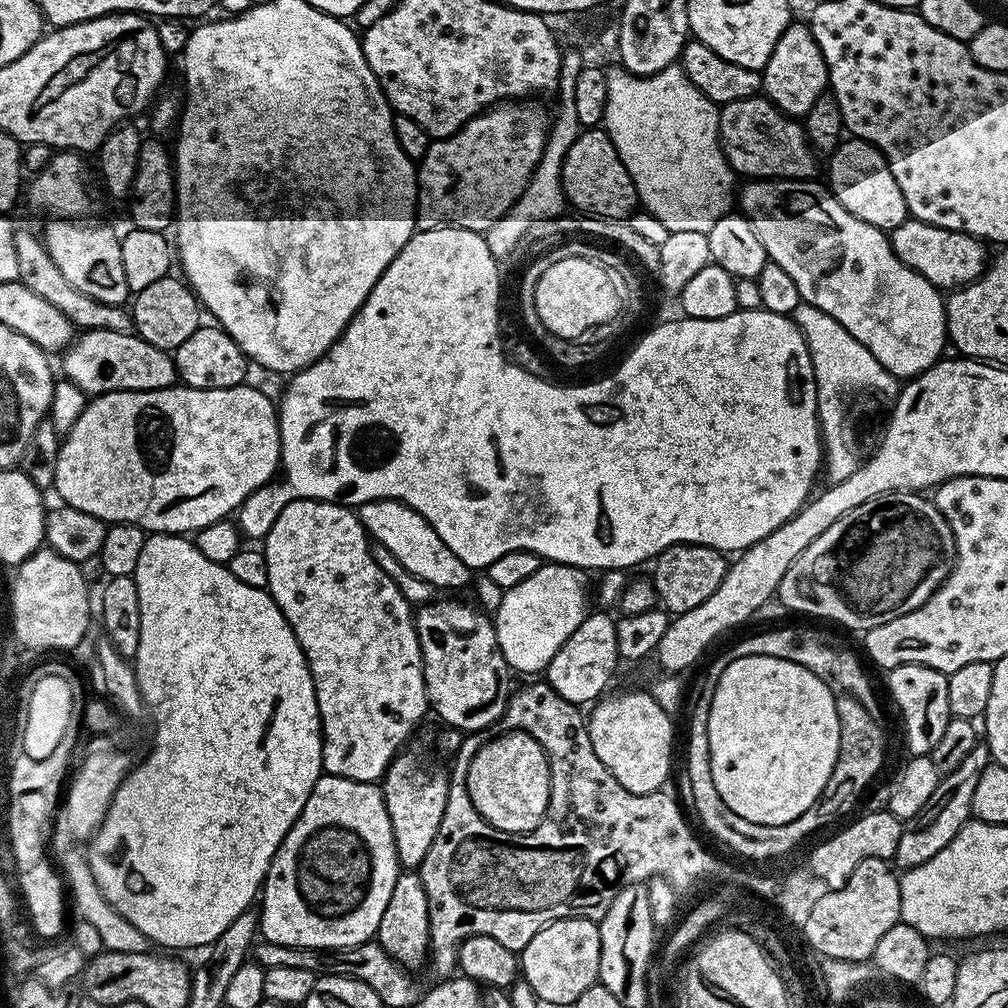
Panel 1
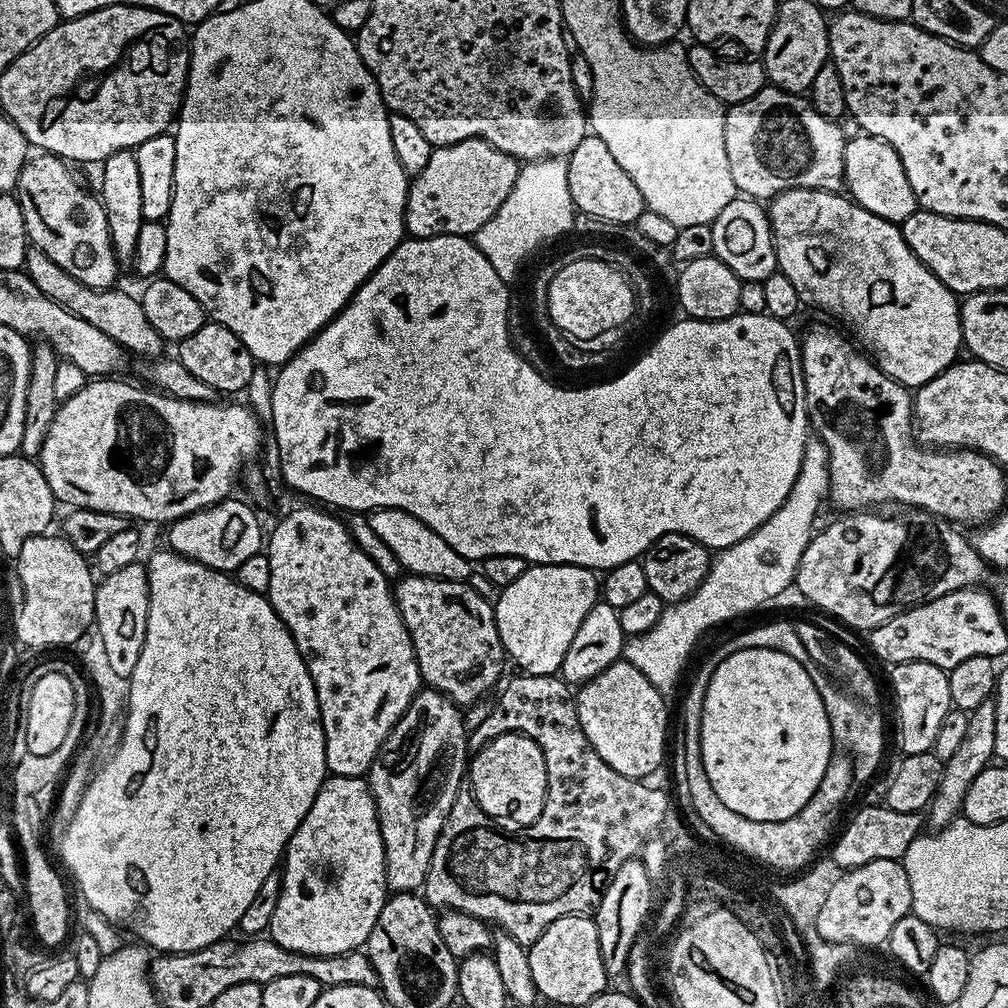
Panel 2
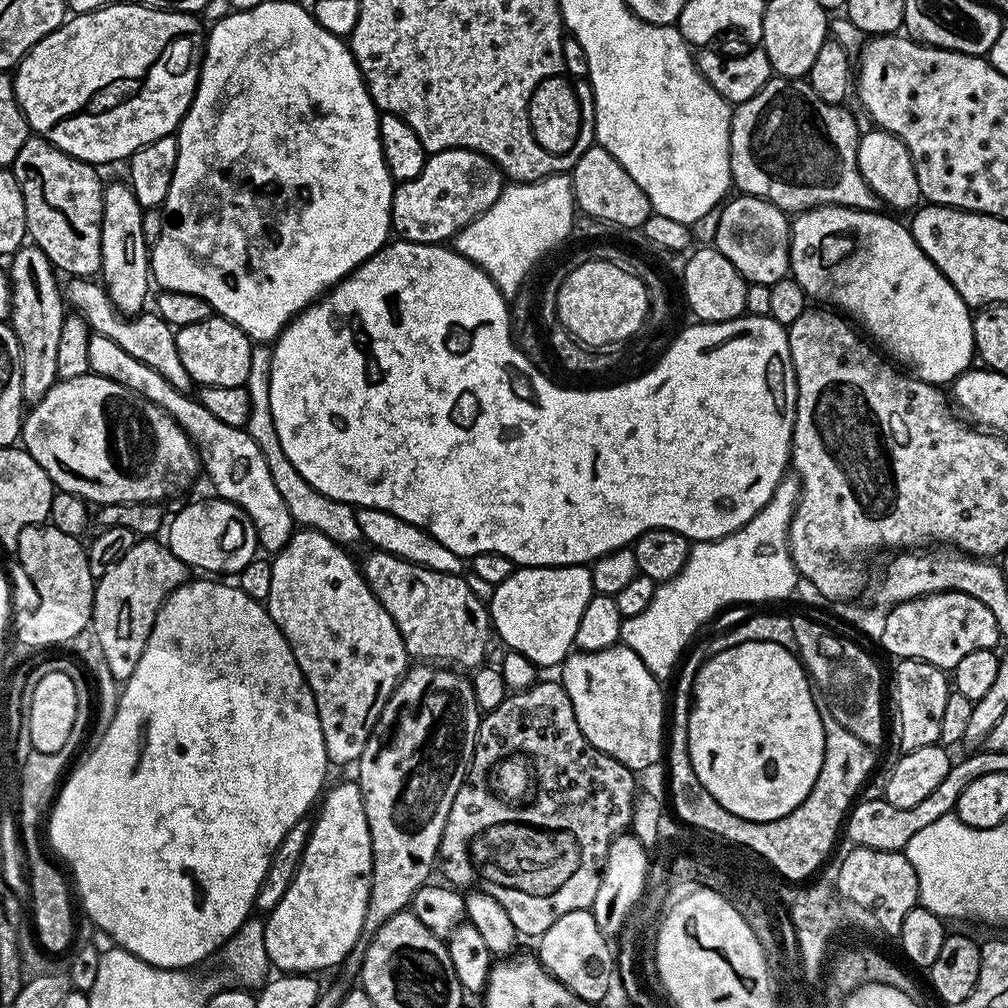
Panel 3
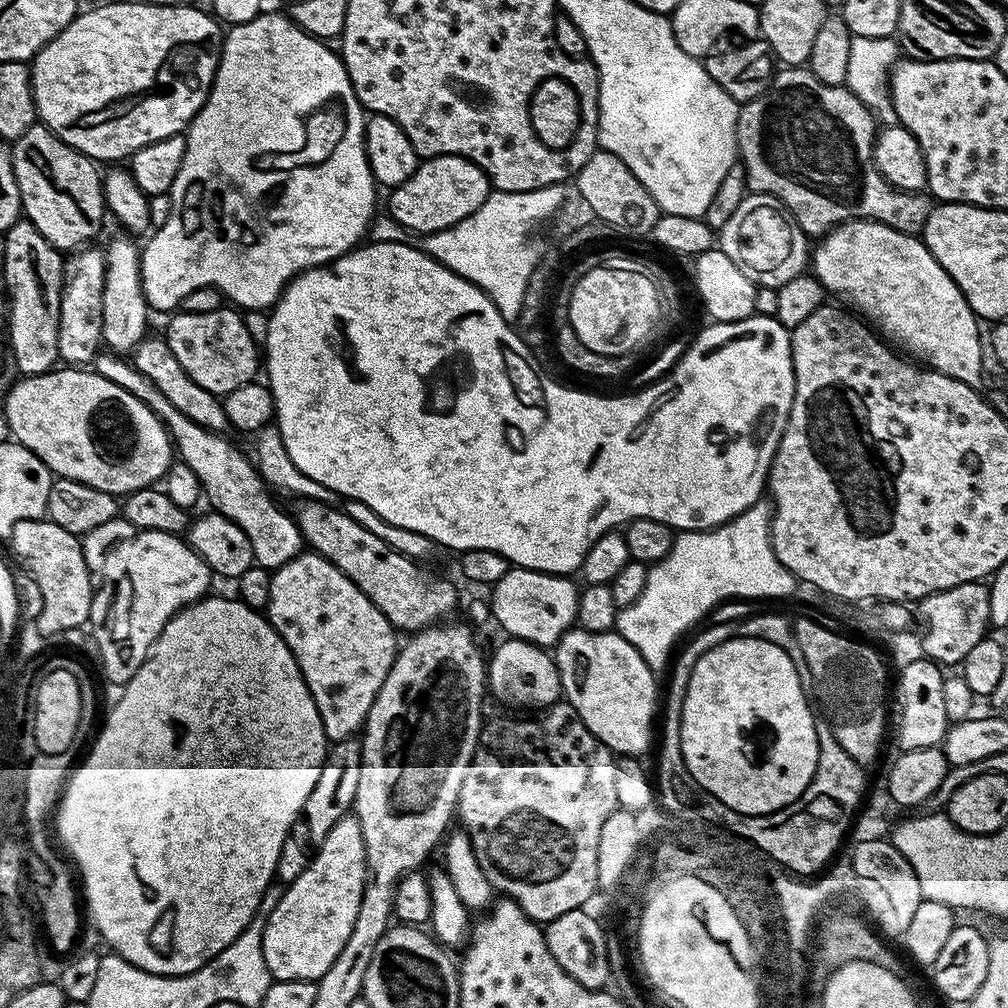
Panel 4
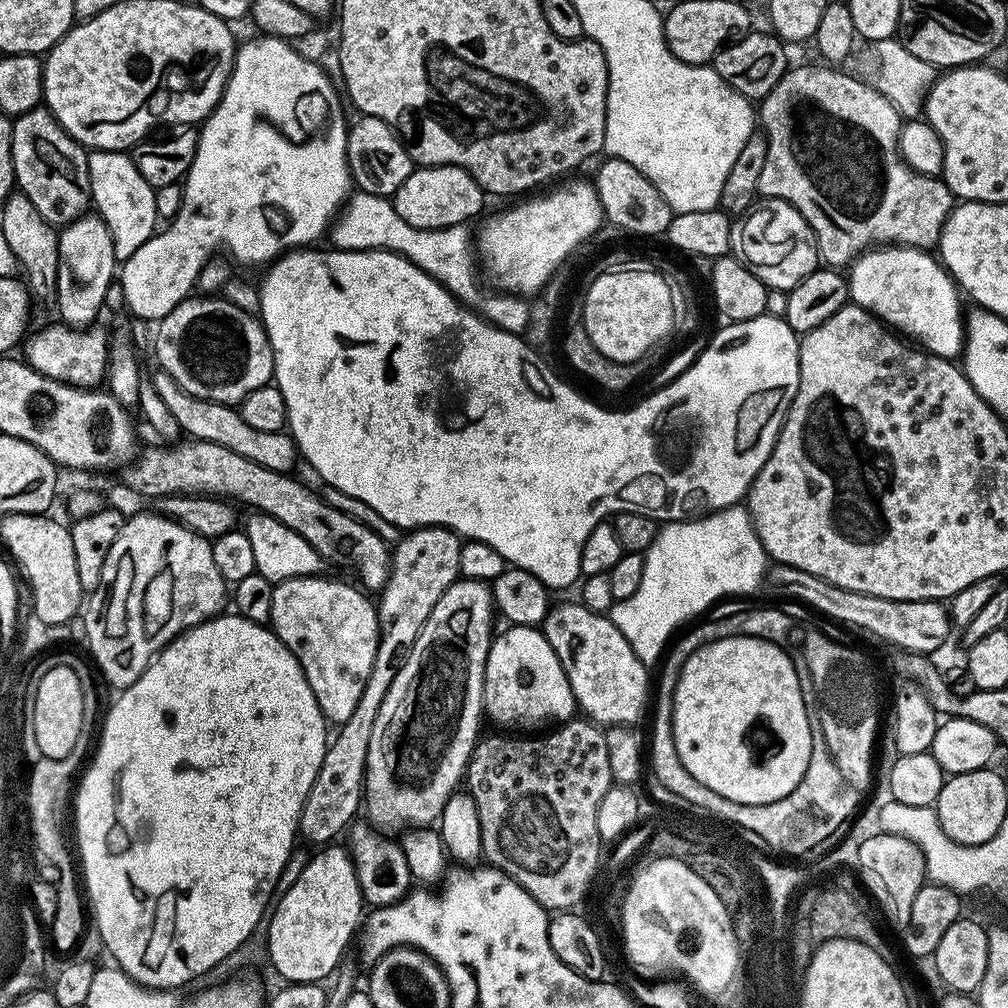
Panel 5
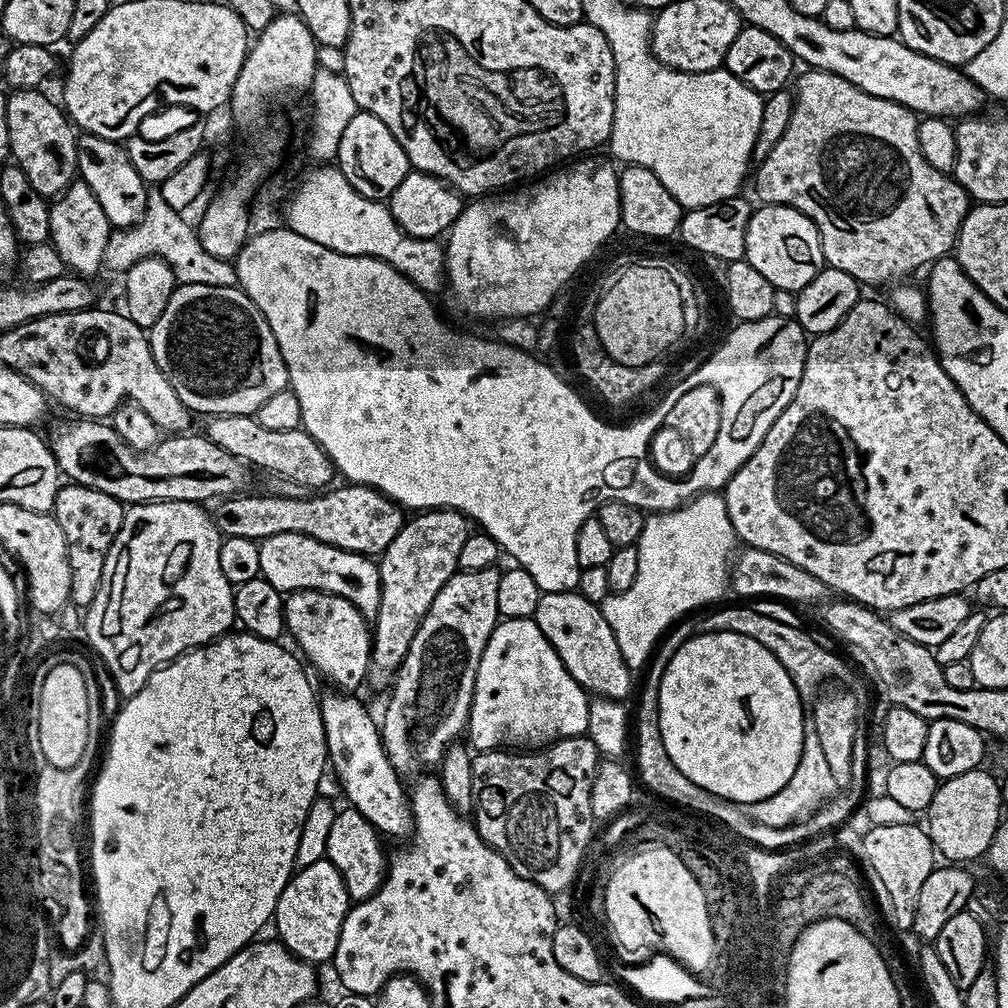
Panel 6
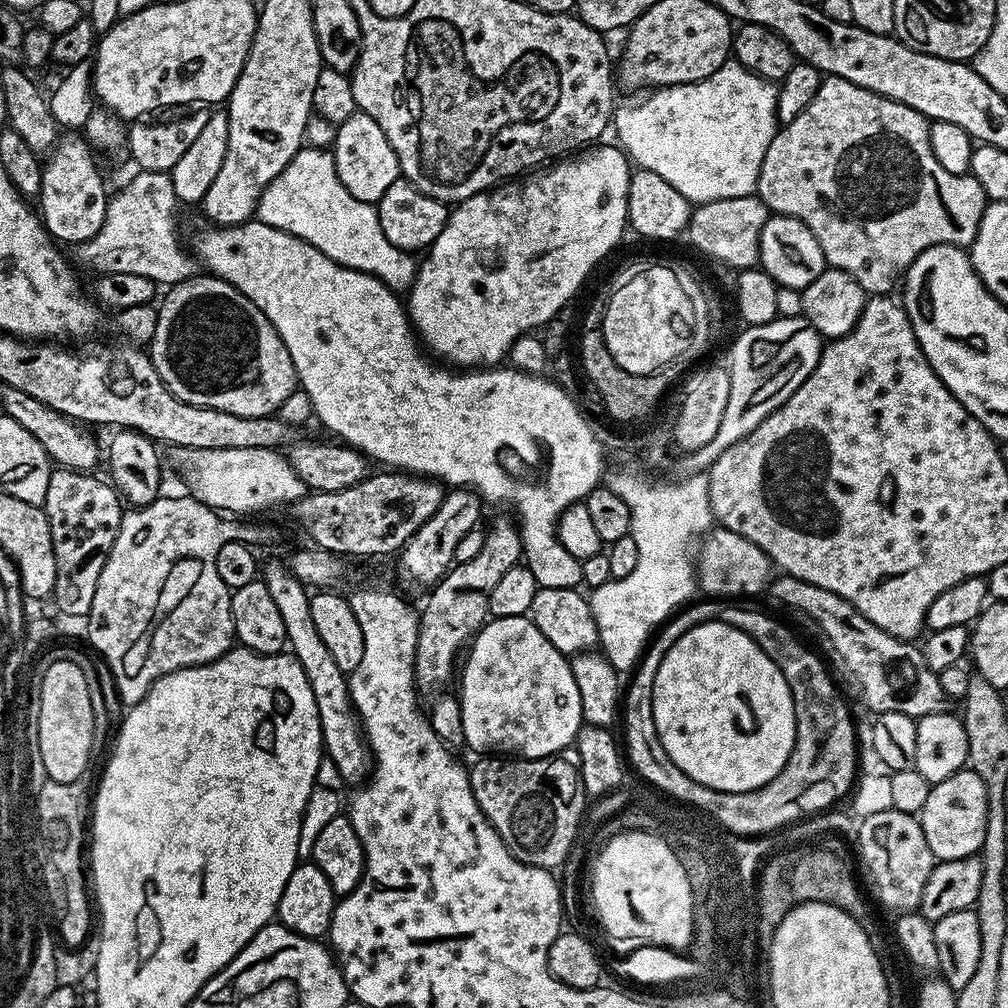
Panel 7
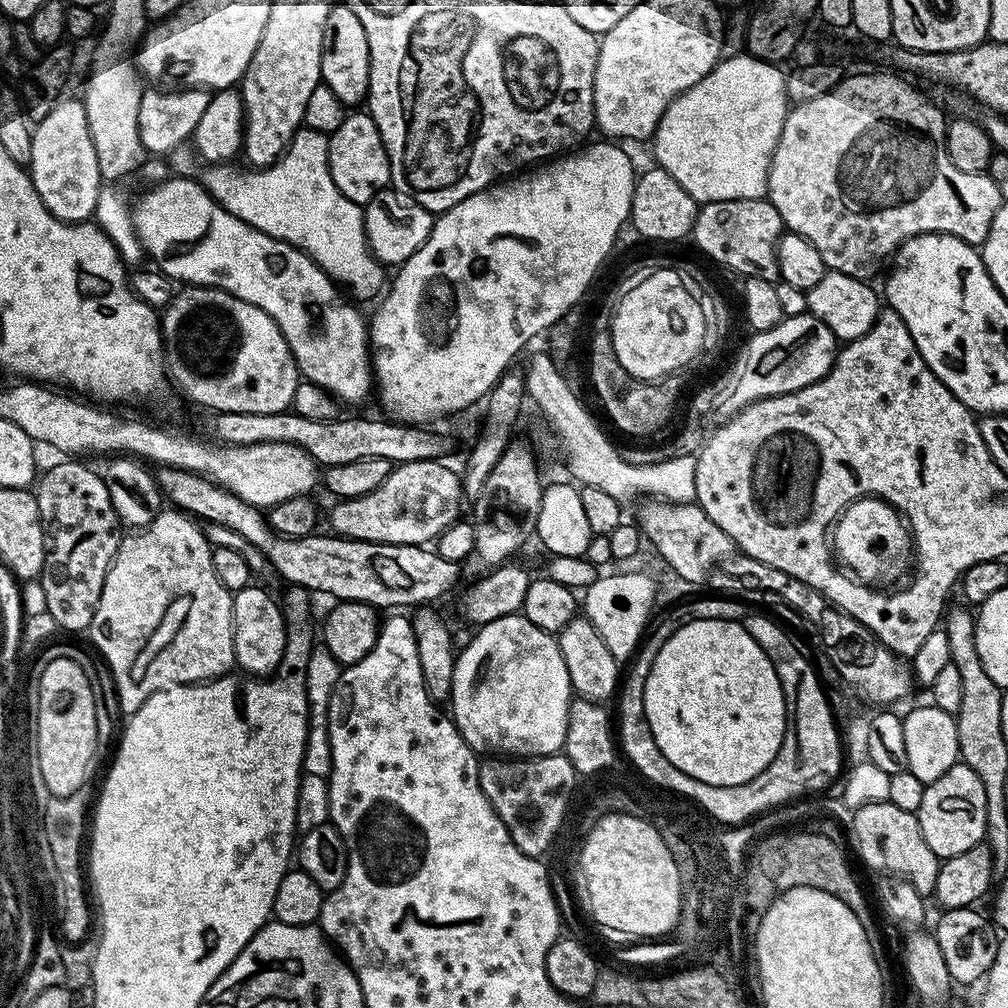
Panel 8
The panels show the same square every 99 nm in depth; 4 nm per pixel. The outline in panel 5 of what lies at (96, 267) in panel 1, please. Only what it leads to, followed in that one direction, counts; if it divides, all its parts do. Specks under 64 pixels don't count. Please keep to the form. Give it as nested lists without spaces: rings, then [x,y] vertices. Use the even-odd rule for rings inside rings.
[[[41,106],[32,110],[26,110],[26,114],[15,117],[12,121],[12,153],[14,154],[14,174],[16,175],[16,188],[26,194],[26,198],[30,198],[30,202],[34,202],[34,206],[38,209],[38,214],[42,214],[42,218],[46,218],[46,222],[50,222],[53,226],[63,226],[70,223],[71,220],[76,220],[79,216],[85,215],[90,208],[91,194],[90,178],[87,174],[87,158],[88,152],[84,145],[77,142],[69,132],[66,131],[56,119],[52,117],[52,113],[47,107]]]

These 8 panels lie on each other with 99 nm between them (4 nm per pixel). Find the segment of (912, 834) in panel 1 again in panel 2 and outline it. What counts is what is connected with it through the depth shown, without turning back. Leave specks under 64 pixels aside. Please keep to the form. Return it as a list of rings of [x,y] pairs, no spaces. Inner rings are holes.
[[[995,699],[982,702],[973,712],[968,713],[966,734],[958,750],[949,760],[943,761],[944,769],[938,782],[938,790],[932,795],[932,803],[926,809],[926,824],[929,829],[945,828],[961,815],[966,790],[970,790],[970,782],[982,774],[982,770],[993,763],[996,756],[994,734],[998,730],[998,714],[996,713]]]

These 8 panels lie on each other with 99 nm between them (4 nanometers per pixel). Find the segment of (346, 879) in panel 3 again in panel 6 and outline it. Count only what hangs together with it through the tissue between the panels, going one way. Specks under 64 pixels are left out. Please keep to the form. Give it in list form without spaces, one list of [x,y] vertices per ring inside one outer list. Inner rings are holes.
[[[325,859],[299,869],[282,890],[276,903],[275,935],[281,944],[290,949],[300,960],[307,960],[313,966],[331,961],[338,946],[338,934],[350,907],[348,891],[342,882],[342,874],[334,870]]]

